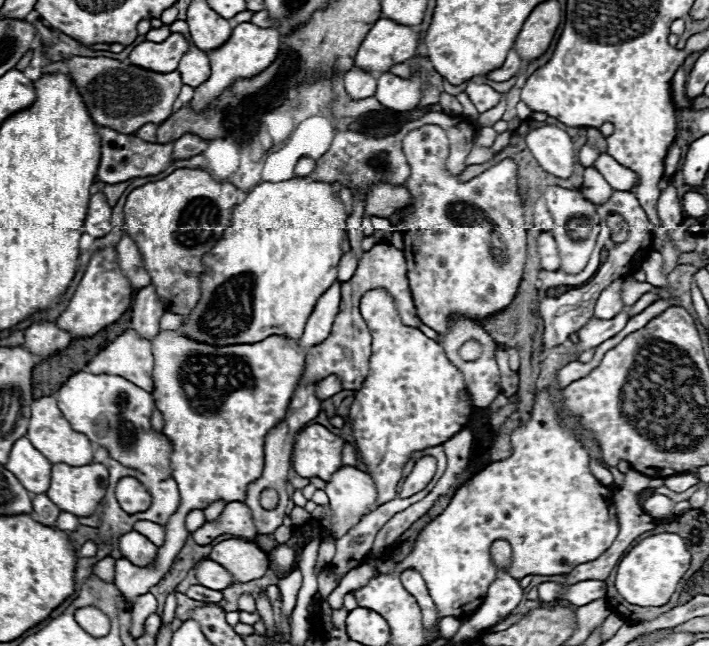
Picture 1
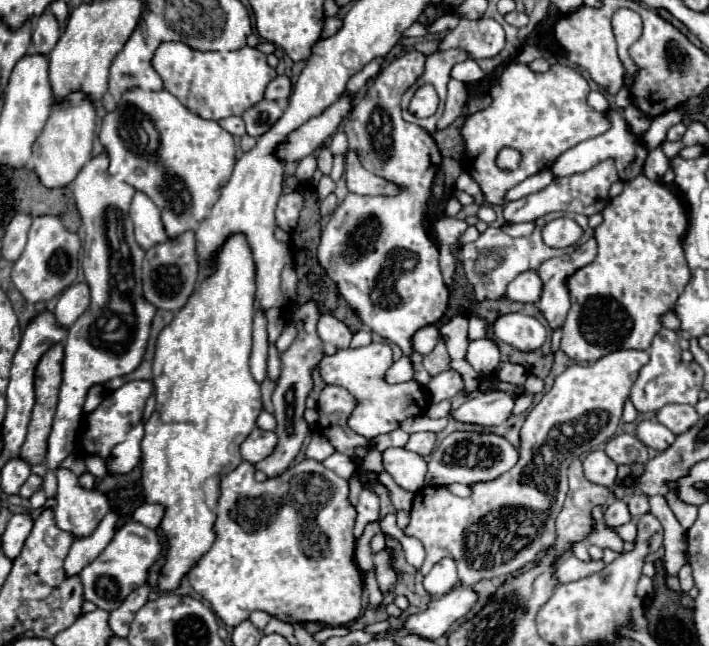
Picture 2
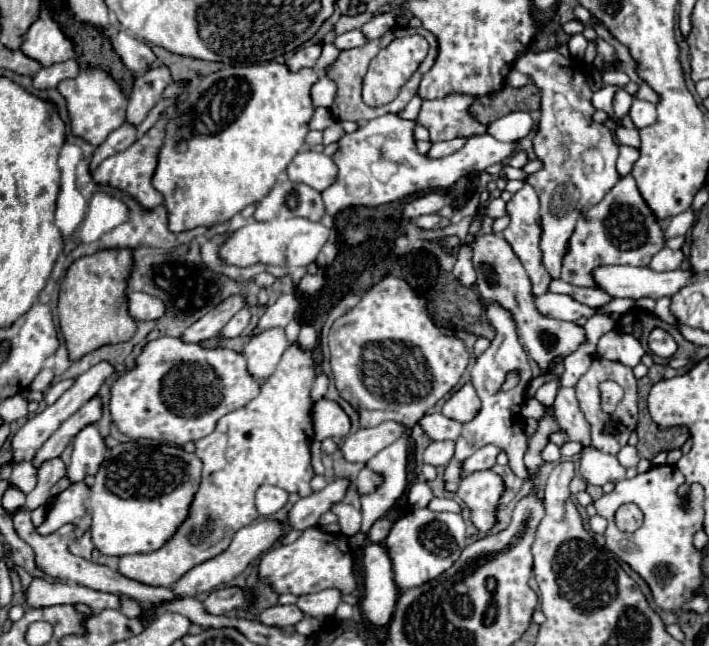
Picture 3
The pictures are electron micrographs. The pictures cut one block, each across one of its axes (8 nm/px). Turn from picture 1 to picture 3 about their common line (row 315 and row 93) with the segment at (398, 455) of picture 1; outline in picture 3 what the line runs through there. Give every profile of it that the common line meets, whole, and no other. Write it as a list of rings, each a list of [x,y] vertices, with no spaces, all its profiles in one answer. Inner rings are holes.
[[[418,34],[416,36],[404,36],[404,38],[390,42],[370,62],[370,68],[368,68],[368,74],[364,78],[364,86],[362,86],[364,102],[368,106],[384,106],[384,104],[392,102],[394,96],[398,96],[402,84],[406,84],[406,80],[414,74],[418,64],[426,58],[426,54],[428,54],[428,42]]]

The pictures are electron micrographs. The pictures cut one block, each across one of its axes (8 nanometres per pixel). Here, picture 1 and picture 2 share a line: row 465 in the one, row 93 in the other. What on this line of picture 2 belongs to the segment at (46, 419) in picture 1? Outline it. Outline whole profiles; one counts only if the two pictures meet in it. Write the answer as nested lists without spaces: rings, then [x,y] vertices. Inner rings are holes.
[[[70,92],[62,100],[54,100],[46,126],[42,128],[38,140],[34,142],[34,152],[30,166],[36,170],[38,178],[48,188],[68,186],[80,172],[80,168],[90,160],[92,142],[96,128],[96,110],[92,100],[84,92]]]

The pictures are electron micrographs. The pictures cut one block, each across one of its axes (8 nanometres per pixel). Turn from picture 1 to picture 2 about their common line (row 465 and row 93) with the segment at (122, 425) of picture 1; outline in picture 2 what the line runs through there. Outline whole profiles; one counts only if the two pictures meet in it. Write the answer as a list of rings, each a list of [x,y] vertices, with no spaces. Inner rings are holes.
[[[130,88],[126,90],[116,110],[108,112],[100,126],[100,144],[110,160],[110,174],[122,176],[122,180],[134,186],[138,192],[146,192],[154,204],[158,204],[162,212],[162,222],[168,238],[180,236],[188,230],[198,230],[202,220],[206,220],[210,208],[218,200],[222,188],[232,176],[232,168],[236,164],[236,144],[230,132],[226,132],[216,120],[200,118],[198,114],[184,108],[168,90],[142,90]]]

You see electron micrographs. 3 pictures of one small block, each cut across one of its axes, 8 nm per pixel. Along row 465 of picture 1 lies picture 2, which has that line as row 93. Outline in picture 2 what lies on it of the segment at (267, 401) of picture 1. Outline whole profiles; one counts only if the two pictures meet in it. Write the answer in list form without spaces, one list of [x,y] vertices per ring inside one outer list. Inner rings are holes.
[[[162,42],[154,52],[152,66],[160,74],[164,88],[174,94],[182,106],[206,120],[242,116],[242,112],[264,98],[268,82],[276,78],[276,70],[268,66],[266,56],[250,46],[234,52],[198,52],[186,44]]]

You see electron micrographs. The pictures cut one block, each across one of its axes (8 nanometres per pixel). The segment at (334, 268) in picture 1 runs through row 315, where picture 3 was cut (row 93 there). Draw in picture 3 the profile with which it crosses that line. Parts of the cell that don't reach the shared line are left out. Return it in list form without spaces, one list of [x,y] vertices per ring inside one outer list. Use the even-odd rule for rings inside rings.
[[[271,60],[254,66],[222,68],[194,84],[188,98],[178,104],[176,114],[168,120],[166,140],[152,178],[154,188],[164,196],[168,226],[172,232],[226,222],[270,192],[278,174],[304,146],[304,138],[310,130],[308,122],[316,110],[310,96],[316,82],[318,74],[312,68],[292,72],[286,64]]]

